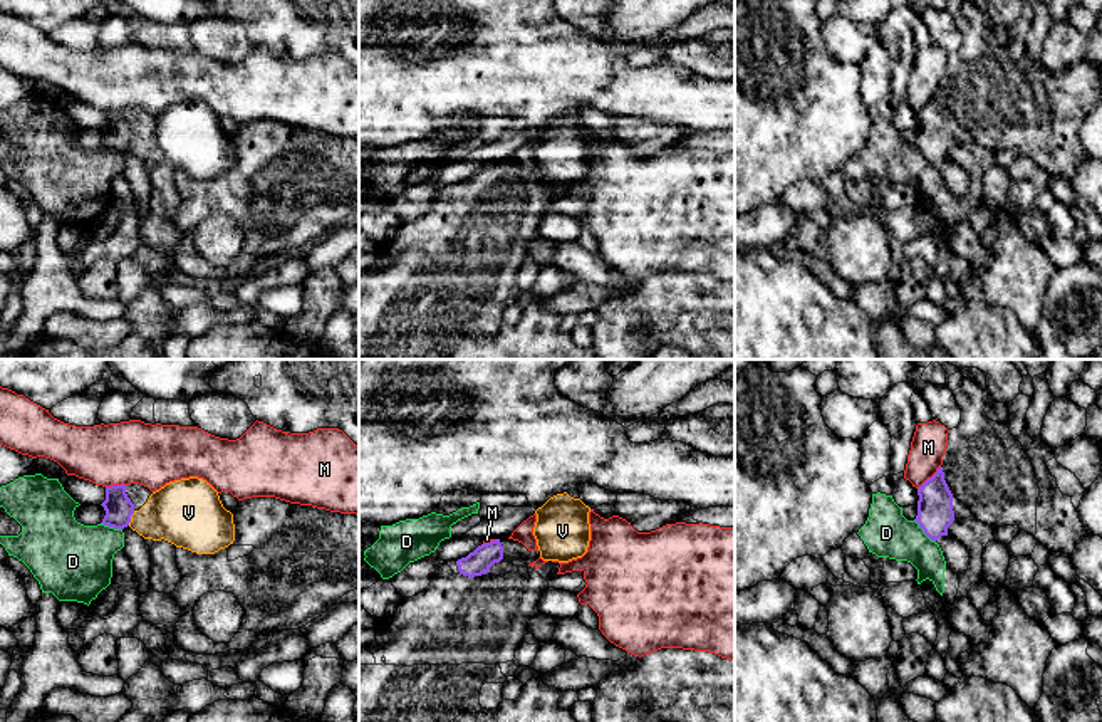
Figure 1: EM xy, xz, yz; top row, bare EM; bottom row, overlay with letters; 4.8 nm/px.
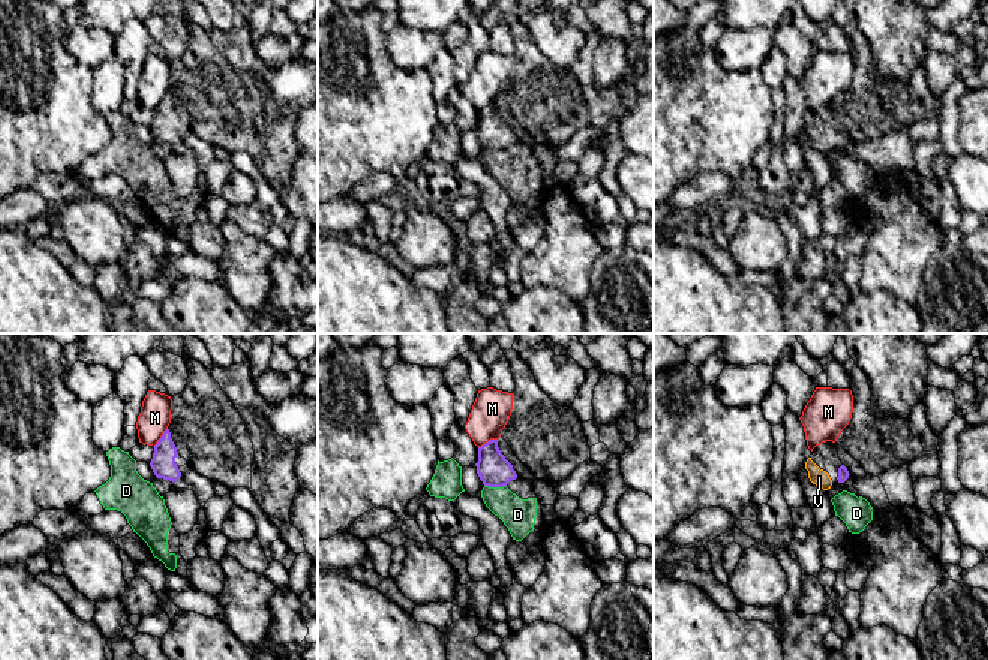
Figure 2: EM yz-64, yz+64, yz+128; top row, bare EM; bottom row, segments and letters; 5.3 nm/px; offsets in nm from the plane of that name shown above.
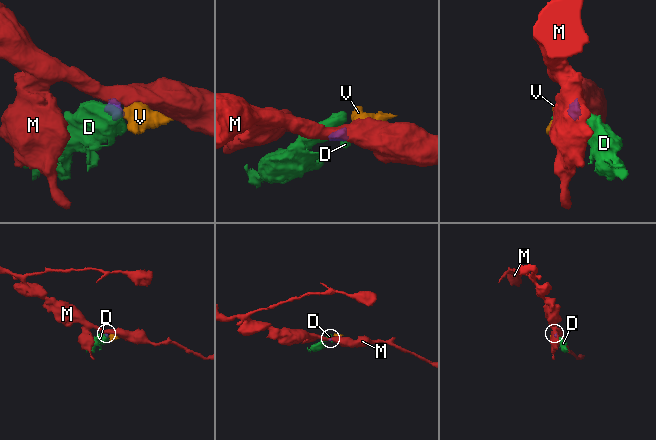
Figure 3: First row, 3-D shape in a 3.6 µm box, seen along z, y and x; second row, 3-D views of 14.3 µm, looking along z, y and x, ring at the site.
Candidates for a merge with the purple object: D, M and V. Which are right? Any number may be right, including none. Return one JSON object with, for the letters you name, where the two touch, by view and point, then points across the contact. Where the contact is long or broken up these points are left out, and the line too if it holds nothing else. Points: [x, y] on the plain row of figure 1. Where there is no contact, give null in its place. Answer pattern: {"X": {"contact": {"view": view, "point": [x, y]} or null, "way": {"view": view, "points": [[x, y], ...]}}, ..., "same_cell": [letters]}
{"V": {"contact": {"view": "xy", "point": [129, 141]}, "way": {"view": "xy", "points": [[118, 130], [129, 141], [181, 136]]}}, "same_cell": ["V"]}

